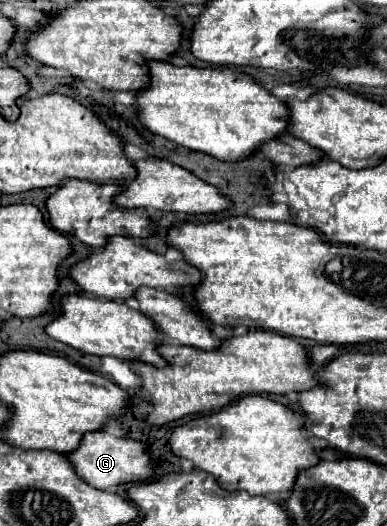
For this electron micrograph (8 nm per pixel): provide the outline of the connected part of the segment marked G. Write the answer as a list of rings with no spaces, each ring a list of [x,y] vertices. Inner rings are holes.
[[[105,430],[87,432],[81,438],[79,448],[69,452],[69,456],[65,456],[65,458],[69,458],[75,472],[85,482],[89,482],[93,488],[99,488],[99,490],[107,490],[109,486],[117,486],[117,484],[125,484],[125,482],[147,480],[151,476],[151,460],[147,456],[145,448],[137,440],[115,438],[115,436],[107,434]]]

